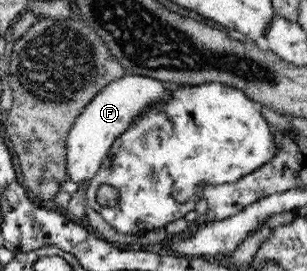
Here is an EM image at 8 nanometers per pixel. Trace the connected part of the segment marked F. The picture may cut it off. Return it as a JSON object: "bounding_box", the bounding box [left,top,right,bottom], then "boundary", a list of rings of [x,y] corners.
{"bounding_box":[66,75,170,183],"boundary":[[[124,75],[97,93],[75,119],[66,138],[67,175],[73,183],[90,183],[98,174],[112,142],[153,103],[170,97],[169,84],[141,75]]]}

